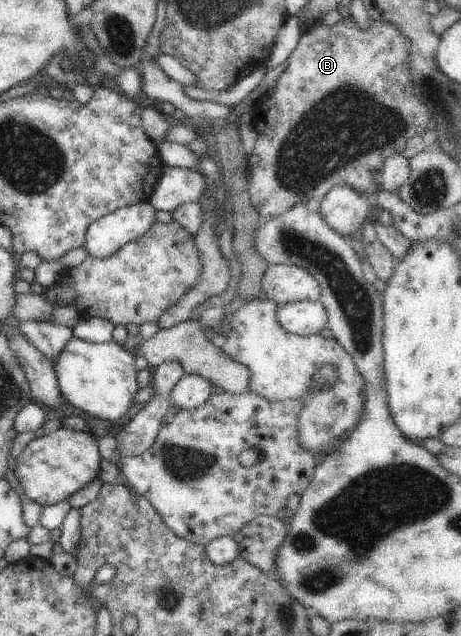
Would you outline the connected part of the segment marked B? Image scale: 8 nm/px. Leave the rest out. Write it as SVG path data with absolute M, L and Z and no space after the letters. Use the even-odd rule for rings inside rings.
M350 17L333 26L318 21L311 31L302 33L272 93L260 99L270 104L268 111L255 119L257 141L248 155L247 188L262 218L267 220L283 214L308 199L322 201L338 184L352 186L369 197L382 189L381 183L376 184L372 179L372 171L380 170L390 155L403 153L406 142L426 130L431 120L429 107L415 91L409 64L410 45L411 41L393 21L374 17L370 18L370 26L366 29L358 27Z

